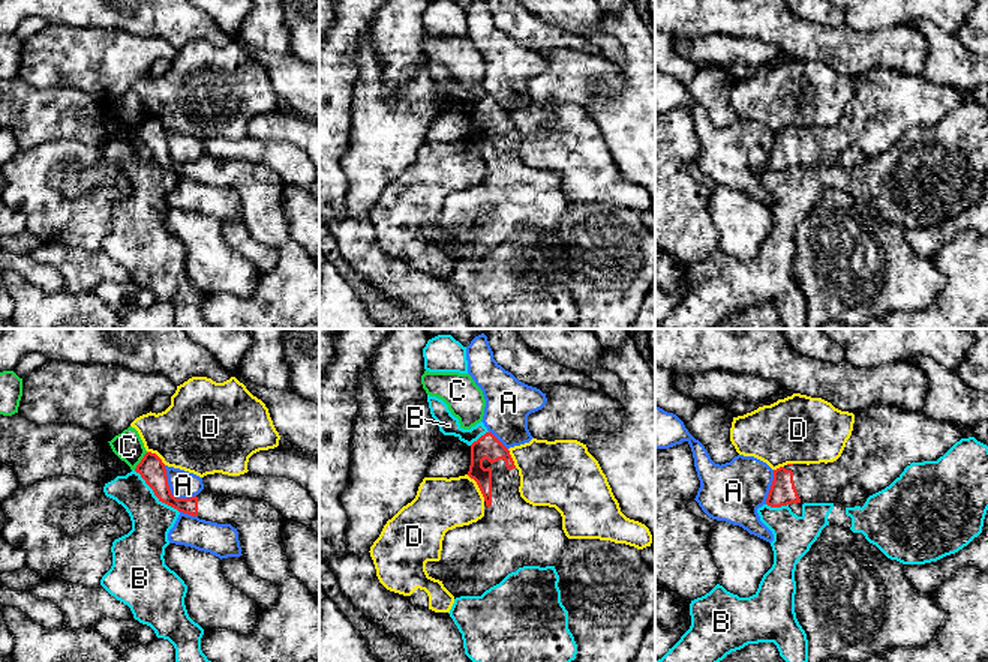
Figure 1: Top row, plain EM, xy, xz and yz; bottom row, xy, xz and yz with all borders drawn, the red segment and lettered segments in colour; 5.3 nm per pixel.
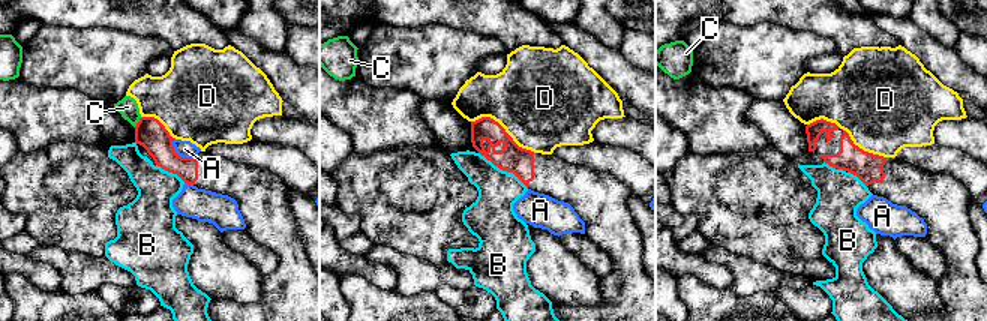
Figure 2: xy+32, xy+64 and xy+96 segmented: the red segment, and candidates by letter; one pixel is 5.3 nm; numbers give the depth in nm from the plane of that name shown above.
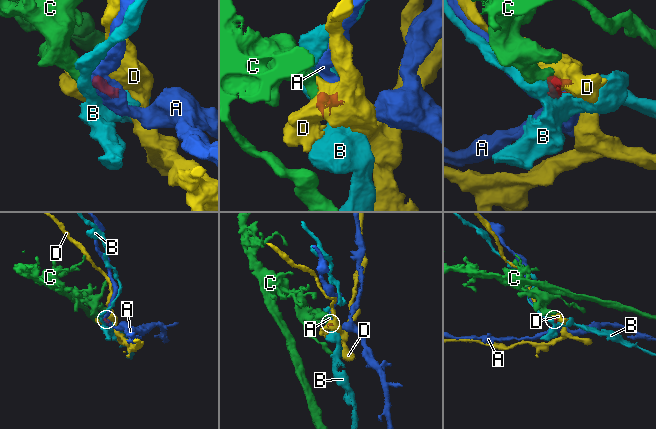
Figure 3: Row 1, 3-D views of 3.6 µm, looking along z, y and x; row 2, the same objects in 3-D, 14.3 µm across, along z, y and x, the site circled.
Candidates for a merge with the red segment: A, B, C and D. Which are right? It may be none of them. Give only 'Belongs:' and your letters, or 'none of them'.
Belongs: none of them

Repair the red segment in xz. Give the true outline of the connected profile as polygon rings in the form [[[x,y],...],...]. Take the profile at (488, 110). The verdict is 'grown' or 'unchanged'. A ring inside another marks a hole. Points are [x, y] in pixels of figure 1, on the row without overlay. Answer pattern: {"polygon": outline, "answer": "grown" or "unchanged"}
{"polygon": [[[486,96],[471,108],[468,140],[477,146],[487,177],[477,186],[445,197],[441,224],[426,227],[429,240],[439,243],[456,263],[481,260],[519,231],[555,230],[568,206],[562,194],[562,180],[555,171],[532,170],[520,161],[519,134],[510,114],[492,96]]], "answer": "grown"}

